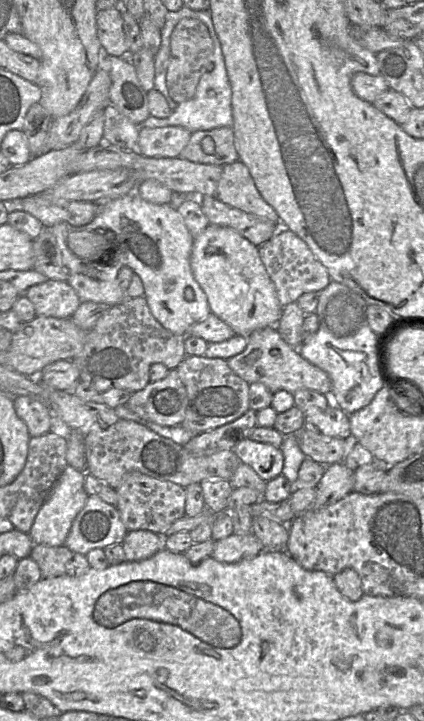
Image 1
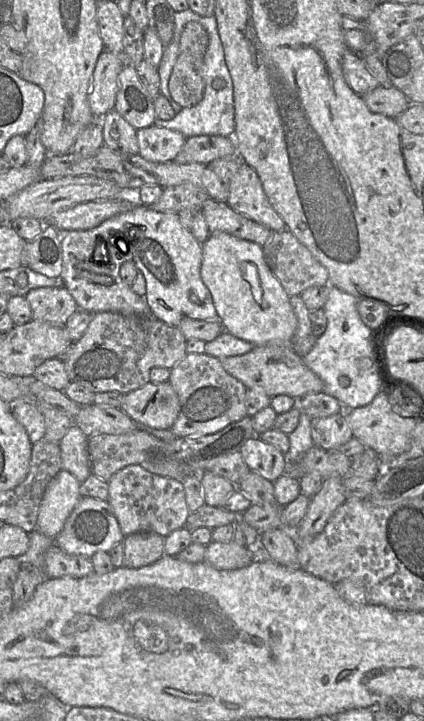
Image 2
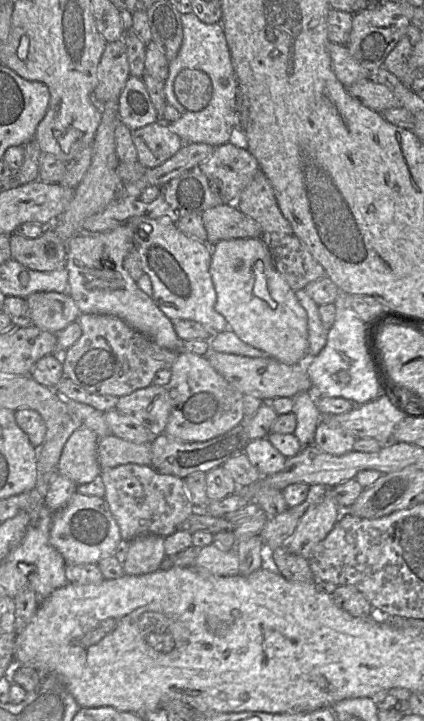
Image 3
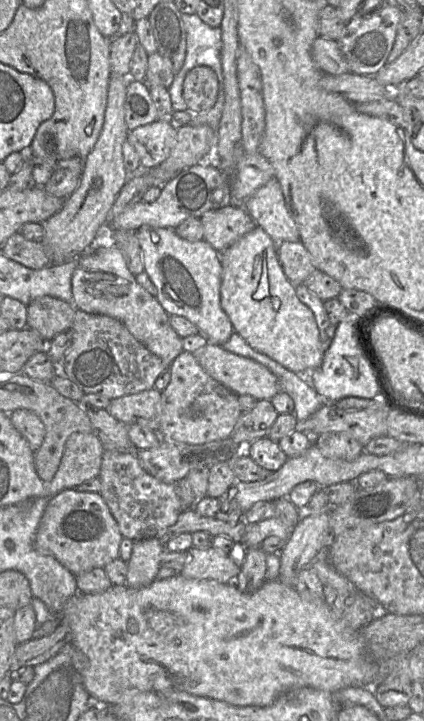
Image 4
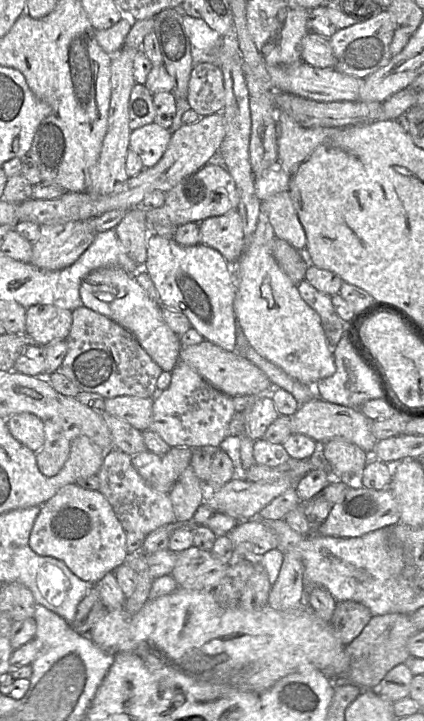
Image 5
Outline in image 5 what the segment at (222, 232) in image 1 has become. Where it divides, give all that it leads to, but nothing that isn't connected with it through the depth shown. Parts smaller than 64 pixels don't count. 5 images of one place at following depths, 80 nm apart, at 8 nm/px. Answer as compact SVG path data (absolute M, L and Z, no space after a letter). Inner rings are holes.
M261 212L257 228L233 265L236 276L235 316L251 347L262 357L279 366L288 375L306 385L314 385L335 373L330 348L319 314L301 297L294 284L280 268L272 253L274 230Z

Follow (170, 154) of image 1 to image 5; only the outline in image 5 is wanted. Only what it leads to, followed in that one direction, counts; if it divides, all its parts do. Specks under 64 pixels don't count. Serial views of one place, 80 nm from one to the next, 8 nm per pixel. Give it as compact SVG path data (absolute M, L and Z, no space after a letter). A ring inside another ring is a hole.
M152 122L131 131L129 149L140 157L144 169L150 168L162 158L170 137L169 129Z

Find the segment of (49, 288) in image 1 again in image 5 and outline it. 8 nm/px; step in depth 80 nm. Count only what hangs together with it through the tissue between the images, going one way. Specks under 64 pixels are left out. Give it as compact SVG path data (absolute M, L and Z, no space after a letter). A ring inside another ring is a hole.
M52 304L27 308L25 334L30 342L45 347L66 339L72 325L72 311Z

